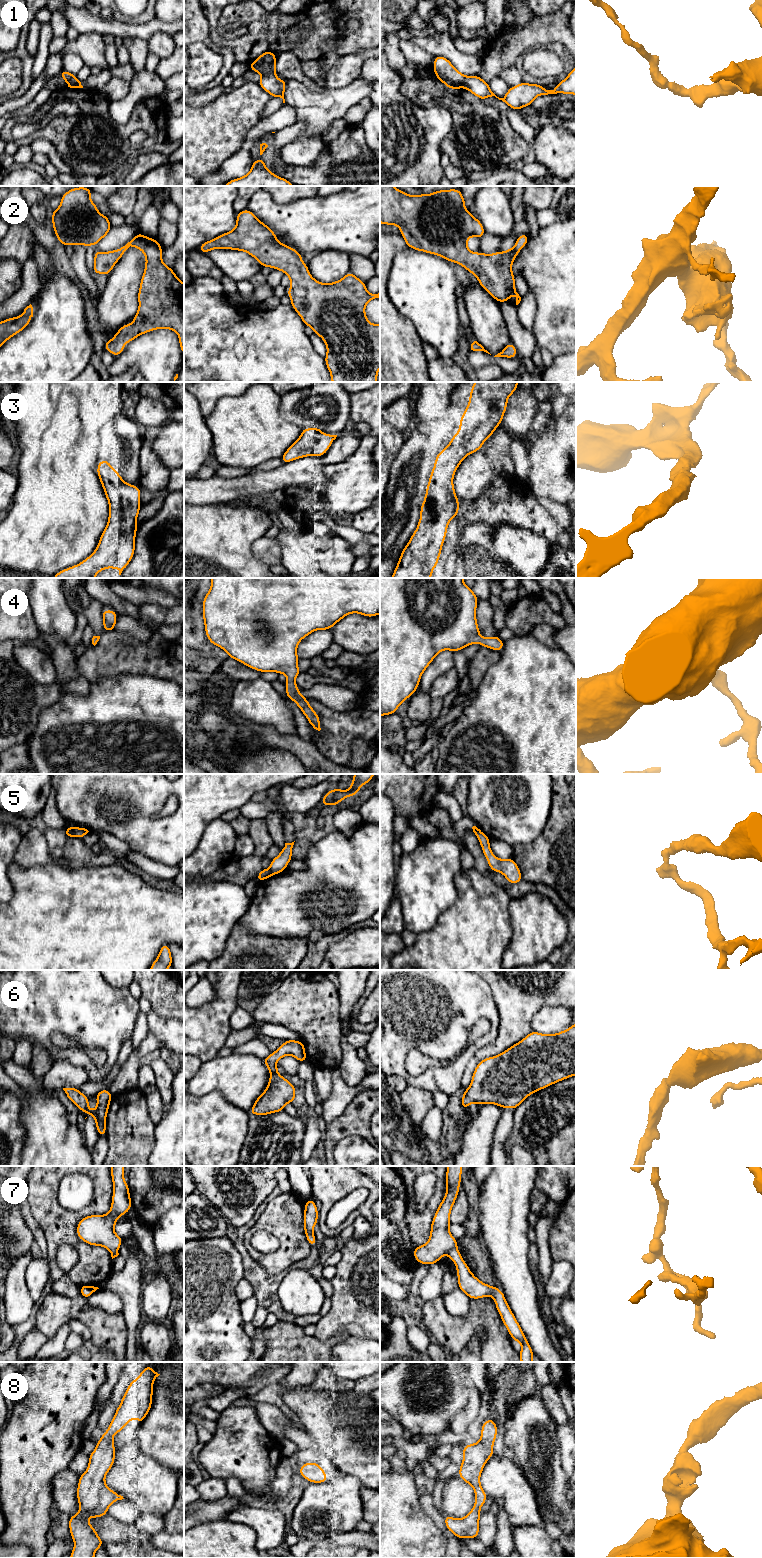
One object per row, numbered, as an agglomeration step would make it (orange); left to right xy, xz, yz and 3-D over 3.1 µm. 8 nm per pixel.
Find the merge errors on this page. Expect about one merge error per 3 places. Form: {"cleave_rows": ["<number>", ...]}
{"cleave_rows": ["1", "5", "7"]}

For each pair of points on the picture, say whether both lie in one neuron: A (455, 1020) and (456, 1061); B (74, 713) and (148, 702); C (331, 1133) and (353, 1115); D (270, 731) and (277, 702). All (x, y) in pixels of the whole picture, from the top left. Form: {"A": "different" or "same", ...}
{"A": "same", "B": "same", "C": "same", "D": "different"}

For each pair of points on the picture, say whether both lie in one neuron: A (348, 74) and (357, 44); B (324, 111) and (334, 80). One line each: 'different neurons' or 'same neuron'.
A: different neurons
B: different neurons

